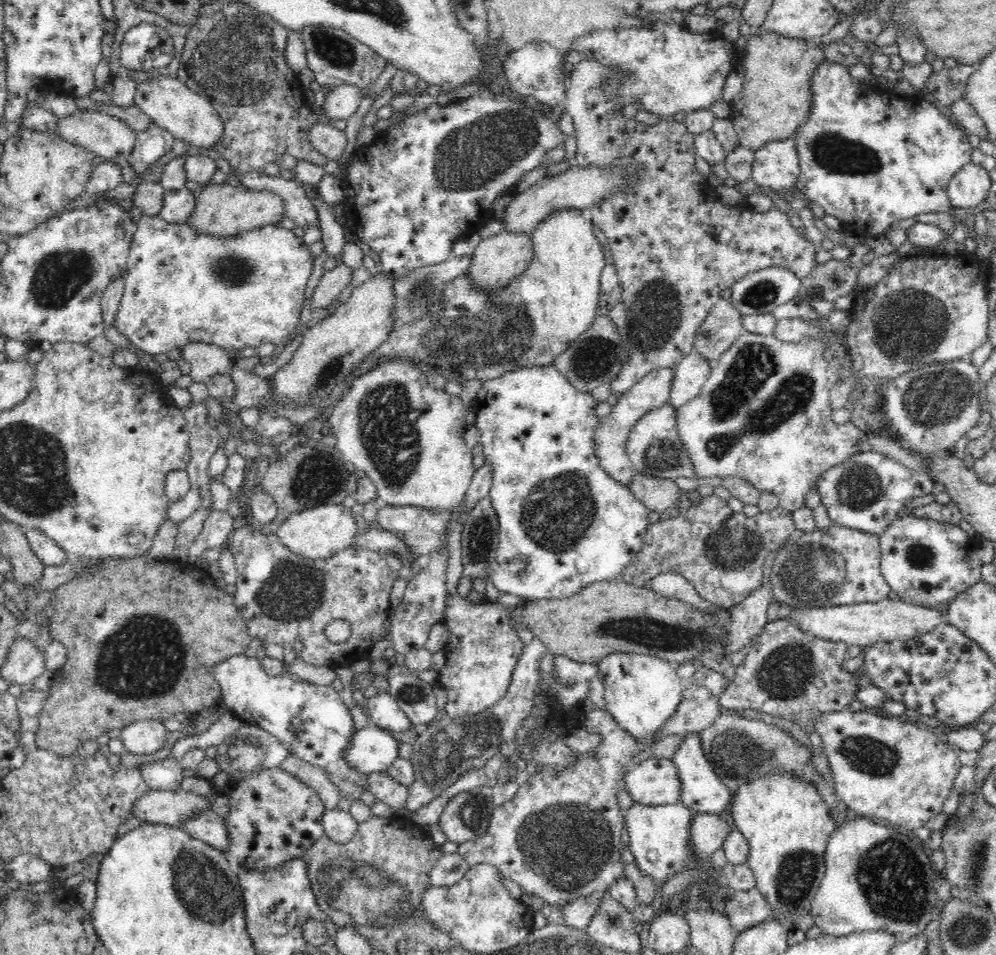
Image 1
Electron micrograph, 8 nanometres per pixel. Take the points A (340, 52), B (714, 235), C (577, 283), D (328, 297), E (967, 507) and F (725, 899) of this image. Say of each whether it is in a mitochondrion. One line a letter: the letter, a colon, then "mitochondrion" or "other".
A: mitochondrion
B: other
C: other
D: other
E: other
F: other

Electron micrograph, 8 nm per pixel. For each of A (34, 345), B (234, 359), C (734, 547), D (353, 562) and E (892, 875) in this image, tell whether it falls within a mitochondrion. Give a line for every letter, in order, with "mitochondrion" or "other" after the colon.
A: other
B: other
C: mitochondrion
D: other
E: mitochondrion

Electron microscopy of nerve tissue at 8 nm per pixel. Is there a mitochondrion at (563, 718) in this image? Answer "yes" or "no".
no

